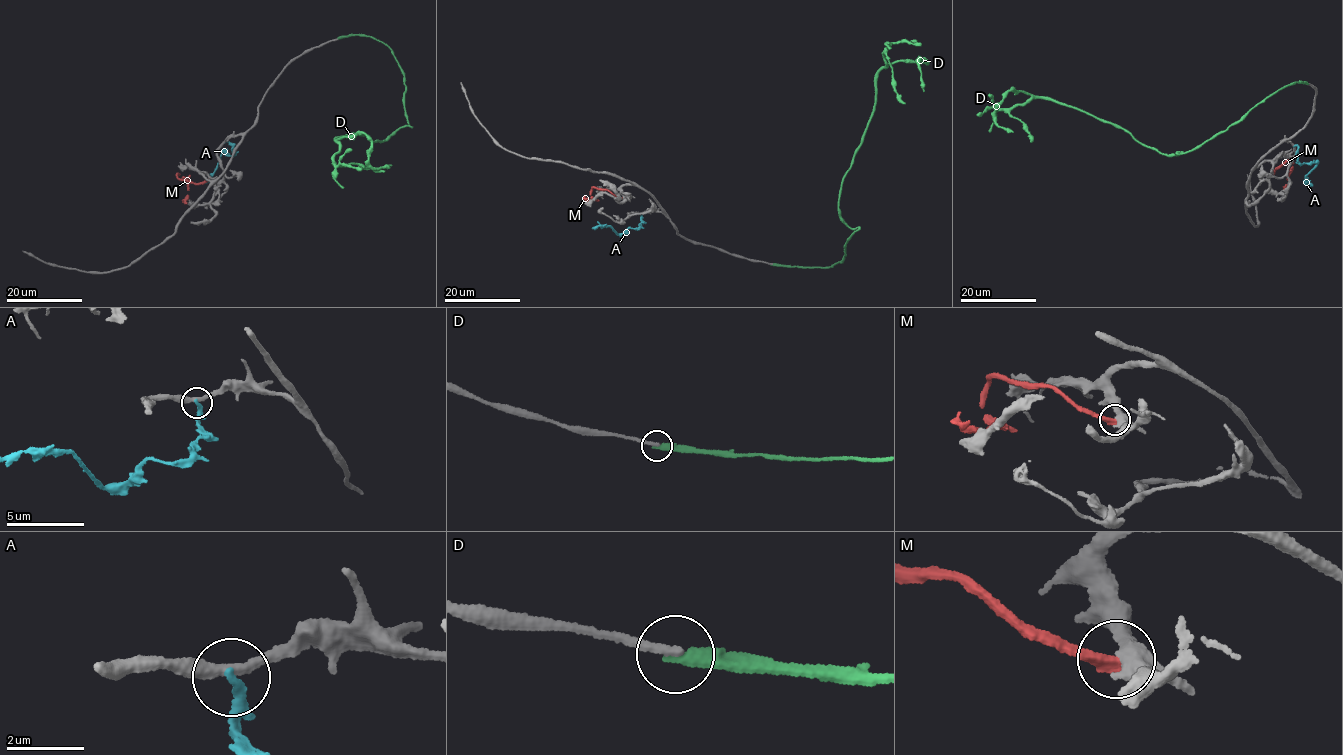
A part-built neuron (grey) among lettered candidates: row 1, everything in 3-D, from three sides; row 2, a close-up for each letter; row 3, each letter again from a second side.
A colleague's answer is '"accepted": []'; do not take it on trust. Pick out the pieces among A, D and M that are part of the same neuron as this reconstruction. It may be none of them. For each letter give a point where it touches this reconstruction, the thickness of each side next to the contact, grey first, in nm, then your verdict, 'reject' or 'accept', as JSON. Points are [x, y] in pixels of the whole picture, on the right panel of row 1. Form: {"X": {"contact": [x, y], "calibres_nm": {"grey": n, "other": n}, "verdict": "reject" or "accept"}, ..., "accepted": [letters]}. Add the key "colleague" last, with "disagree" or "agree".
{"A": {"contact": [1294, 146], "calibres_nm": {"grey": 300, "other": 220}, "verdict": "reject"}, "D": {"contact": [1307, 83], "calibres_nm": {"grey": 240, "other": 360}, "verdict": "reject"}, "M": {"contact": [1272, 171], "calibres_nm": {"grey": 420, "other": 340}, "verdict": "reject"}, "accepted": [], "colleague": "agree"}

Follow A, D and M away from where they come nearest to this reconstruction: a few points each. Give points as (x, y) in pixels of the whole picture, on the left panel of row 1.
A: (225, 142), (229, 142), (234, 154), (222, 153), (213, 175), (204, 182)
D: (337, 38), (374, 38), (401, 68), (408, 125), (381, 142), (335, 140), (366, 134), (368, 165), (391, 165)
M: (209, 179), (197, 183), (177, 178), (176, 174), (187, 184), (187, 203)

